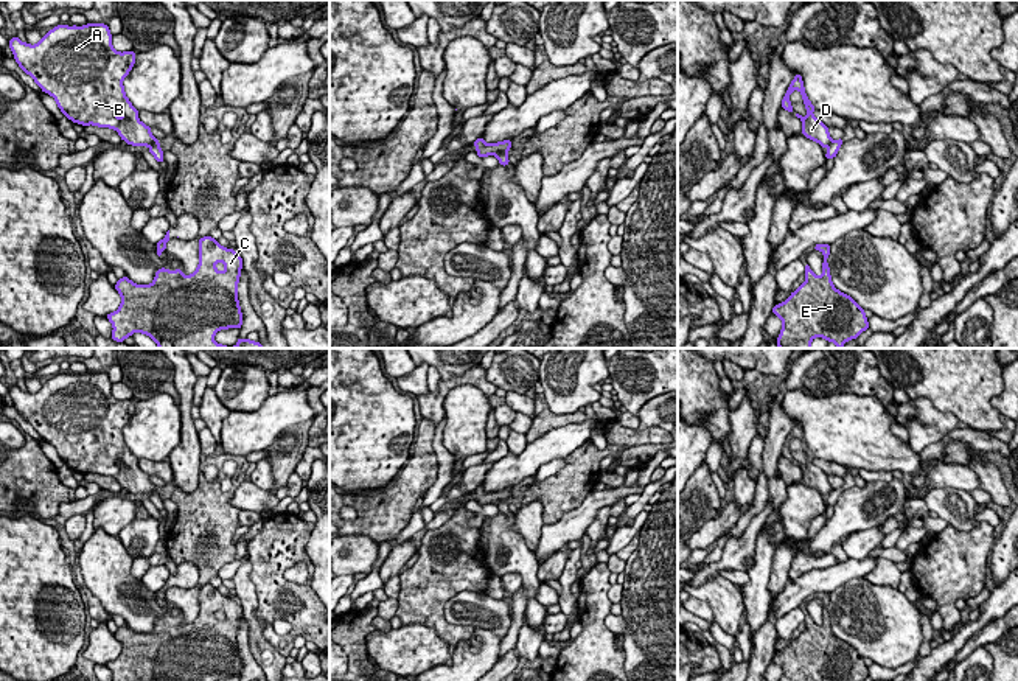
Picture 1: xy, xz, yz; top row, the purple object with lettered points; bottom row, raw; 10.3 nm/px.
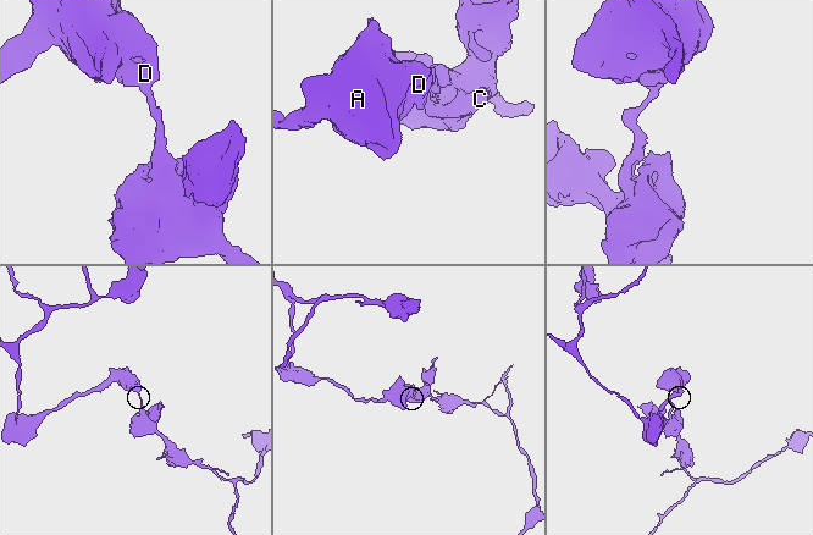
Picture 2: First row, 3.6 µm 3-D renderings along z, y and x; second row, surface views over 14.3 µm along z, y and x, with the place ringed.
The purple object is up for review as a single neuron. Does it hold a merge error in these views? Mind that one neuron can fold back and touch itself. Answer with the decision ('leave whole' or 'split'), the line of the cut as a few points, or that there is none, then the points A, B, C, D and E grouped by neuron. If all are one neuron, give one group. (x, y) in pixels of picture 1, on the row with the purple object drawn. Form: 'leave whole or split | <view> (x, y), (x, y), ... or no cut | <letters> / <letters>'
split | xy (157, 142), (149, 146) | A B D / C E

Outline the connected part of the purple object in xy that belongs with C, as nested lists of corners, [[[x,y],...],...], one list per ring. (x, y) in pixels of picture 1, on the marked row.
[[[210,235],[199,239],[199,266],[191,275],[182,269],[171,272],[159,269],[151,285],[135,285],[126,275],[115,289],[121,295],[121,305],[107,314],[113,331],[112,339],[124,342],[135,331],[149,336],[159,348],[263,348],[263,344],[238,337],[235,347],[225,347],[214,340],[219,330],[239,328],[242,313],[238,302],[238,281],[242,258],[233,249],[222,247]]]

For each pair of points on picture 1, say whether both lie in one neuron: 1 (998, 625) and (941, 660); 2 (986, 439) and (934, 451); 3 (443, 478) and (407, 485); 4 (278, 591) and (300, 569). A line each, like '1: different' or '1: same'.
1: different
2: same
3: different
4: different

